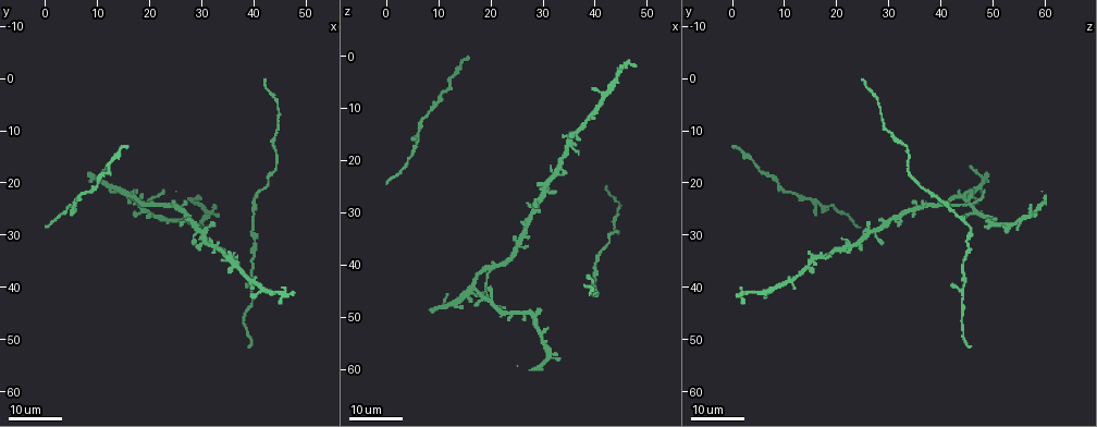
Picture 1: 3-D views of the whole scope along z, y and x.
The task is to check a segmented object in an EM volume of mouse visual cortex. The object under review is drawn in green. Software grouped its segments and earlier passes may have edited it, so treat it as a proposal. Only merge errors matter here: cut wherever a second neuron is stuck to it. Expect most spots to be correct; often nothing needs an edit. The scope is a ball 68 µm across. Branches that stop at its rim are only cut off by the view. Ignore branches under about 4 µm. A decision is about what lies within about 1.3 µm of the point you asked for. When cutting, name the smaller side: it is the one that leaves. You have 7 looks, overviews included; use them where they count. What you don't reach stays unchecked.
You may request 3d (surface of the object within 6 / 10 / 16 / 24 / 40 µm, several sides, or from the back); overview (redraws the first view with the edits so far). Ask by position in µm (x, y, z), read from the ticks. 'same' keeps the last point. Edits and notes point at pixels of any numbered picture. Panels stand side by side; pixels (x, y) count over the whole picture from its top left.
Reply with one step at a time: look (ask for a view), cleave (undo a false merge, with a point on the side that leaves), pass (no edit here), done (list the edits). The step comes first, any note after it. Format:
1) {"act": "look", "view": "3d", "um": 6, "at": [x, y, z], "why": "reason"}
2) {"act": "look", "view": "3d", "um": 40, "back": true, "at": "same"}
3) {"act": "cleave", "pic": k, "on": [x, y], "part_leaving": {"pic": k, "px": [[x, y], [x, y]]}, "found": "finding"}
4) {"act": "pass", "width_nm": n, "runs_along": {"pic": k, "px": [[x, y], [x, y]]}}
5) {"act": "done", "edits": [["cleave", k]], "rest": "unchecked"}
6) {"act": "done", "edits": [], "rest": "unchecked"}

{"act": "look", "view": "3d", "um": 24, "at": [39.5, 29.0, 46.0]}

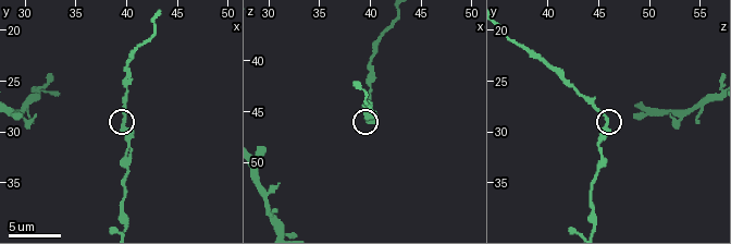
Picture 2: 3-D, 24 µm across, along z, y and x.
{"act": "look", "view": "3d", "um": 6, "at": [39.8, 29.4, 45.4]}

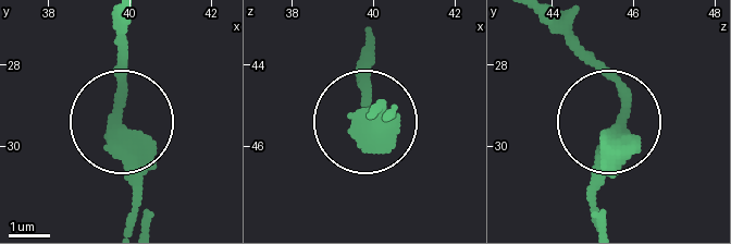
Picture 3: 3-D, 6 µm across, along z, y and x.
{"act": "pass", "found": "one neuron here"}

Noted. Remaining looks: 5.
{"act": "look", "view": "3d", "um": 24, "at": [29.0, 28.5, 50.0], "why": "side arm on a straight run"}

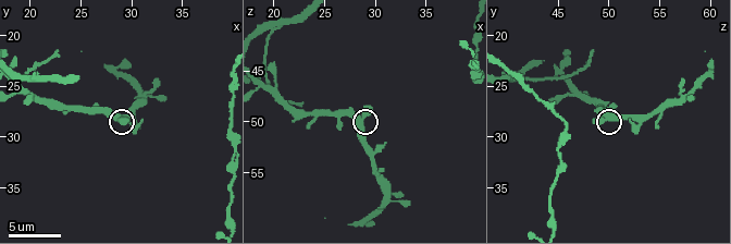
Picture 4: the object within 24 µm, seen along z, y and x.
{"act": "look", "view": "3d", "um": 10, "at": [28.6, 28.0, 50.0], "why": "zoom in"}

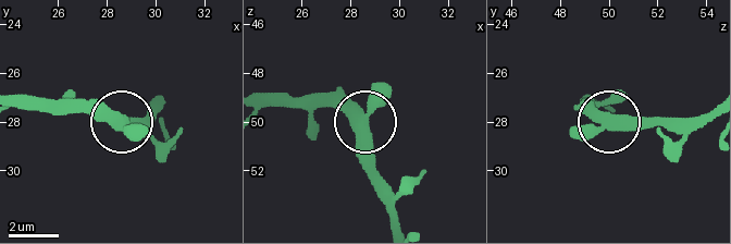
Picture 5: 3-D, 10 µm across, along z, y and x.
{"act": "pass", "arms": 3, "runs_along": {"pic": 5, "px": [[261, 101], [342, 101], [355, 107], [367, 125], [373, 186]]}, "found": "one neuron here"}

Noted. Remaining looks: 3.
{"act": "look", "view": "3d", "um": 24, "at": [20.0, 24.0, 41.0], "why": "thin arm on a thick one"}

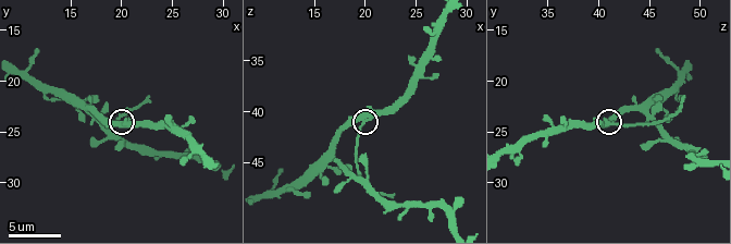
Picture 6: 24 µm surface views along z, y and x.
{"act": "look", "view": "3d", "um": 10, "at": [19.8, 24.0, 41.0]}

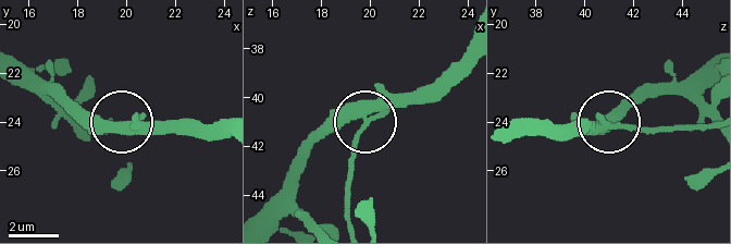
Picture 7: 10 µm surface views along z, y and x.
{"act": "cleave", "pic": 7, "on": [355, 150], "width_nm": 290, "part_leaving": {"pic": 7, "px": [[369, 117], [350, 170], [350, 220]]}, "found": "a second neuron is stuck on"}

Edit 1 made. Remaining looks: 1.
{"act": "done", "edits": [["cleave", 7]], "rest": "unchecked"}

